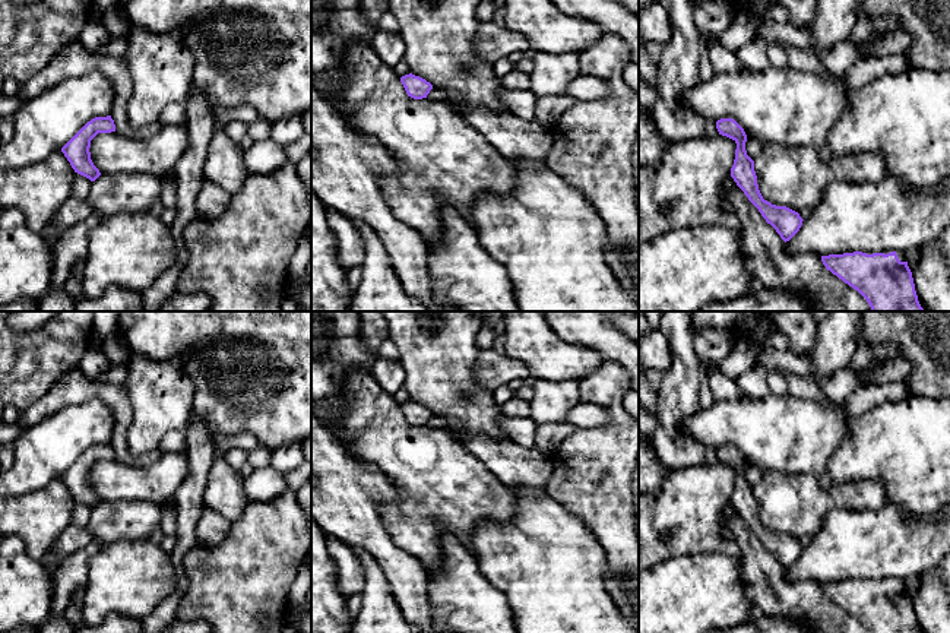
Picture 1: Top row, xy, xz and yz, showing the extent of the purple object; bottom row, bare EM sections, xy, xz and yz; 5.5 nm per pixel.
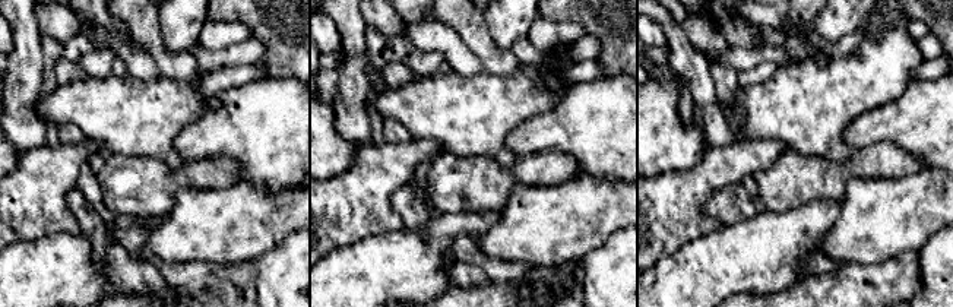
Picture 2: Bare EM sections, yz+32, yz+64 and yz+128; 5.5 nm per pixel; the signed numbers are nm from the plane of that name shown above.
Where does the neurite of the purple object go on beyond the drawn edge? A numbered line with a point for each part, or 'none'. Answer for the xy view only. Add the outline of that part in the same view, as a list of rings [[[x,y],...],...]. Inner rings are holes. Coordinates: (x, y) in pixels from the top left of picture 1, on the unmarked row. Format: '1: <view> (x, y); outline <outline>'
none

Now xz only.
none

